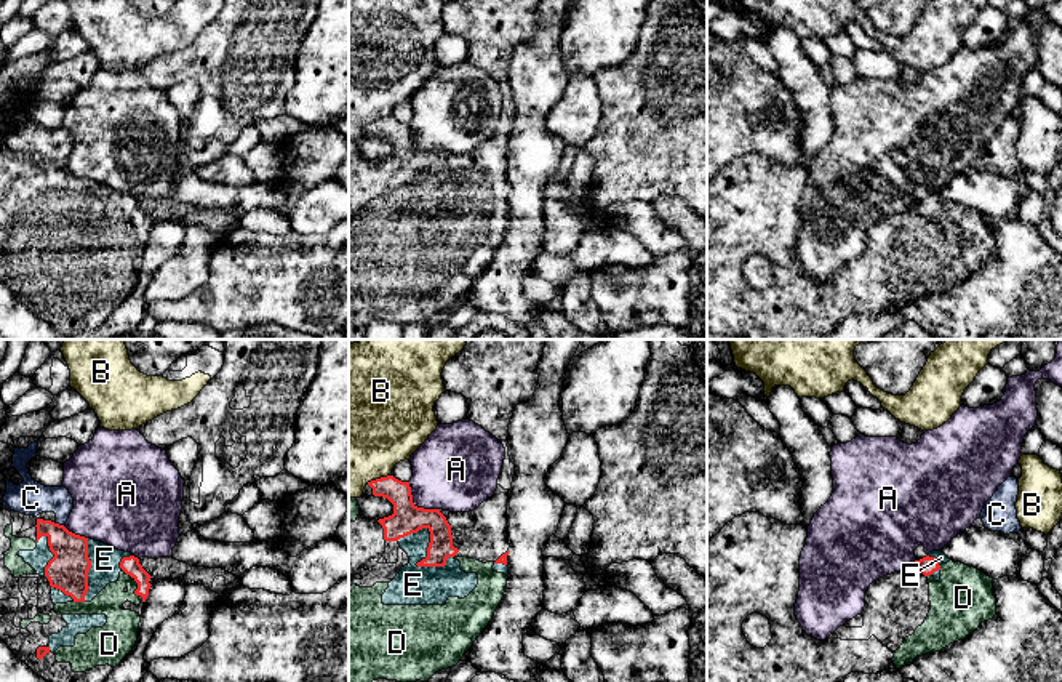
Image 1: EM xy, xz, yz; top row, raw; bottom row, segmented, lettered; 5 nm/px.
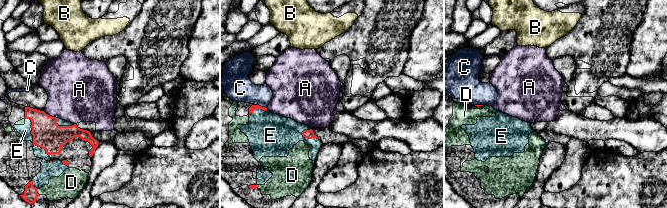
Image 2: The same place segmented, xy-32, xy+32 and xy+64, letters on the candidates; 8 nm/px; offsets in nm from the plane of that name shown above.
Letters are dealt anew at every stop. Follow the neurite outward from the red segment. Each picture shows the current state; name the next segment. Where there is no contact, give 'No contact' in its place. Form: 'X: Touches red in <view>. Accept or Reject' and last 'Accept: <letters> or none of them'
A: Touches red in xz. Reject
B: Touches red in xz. Reject
C: Touches red in xy. Reject
D: Touches red in xy. Accept
E: Touches red in xz. Accept
Accept: D, E

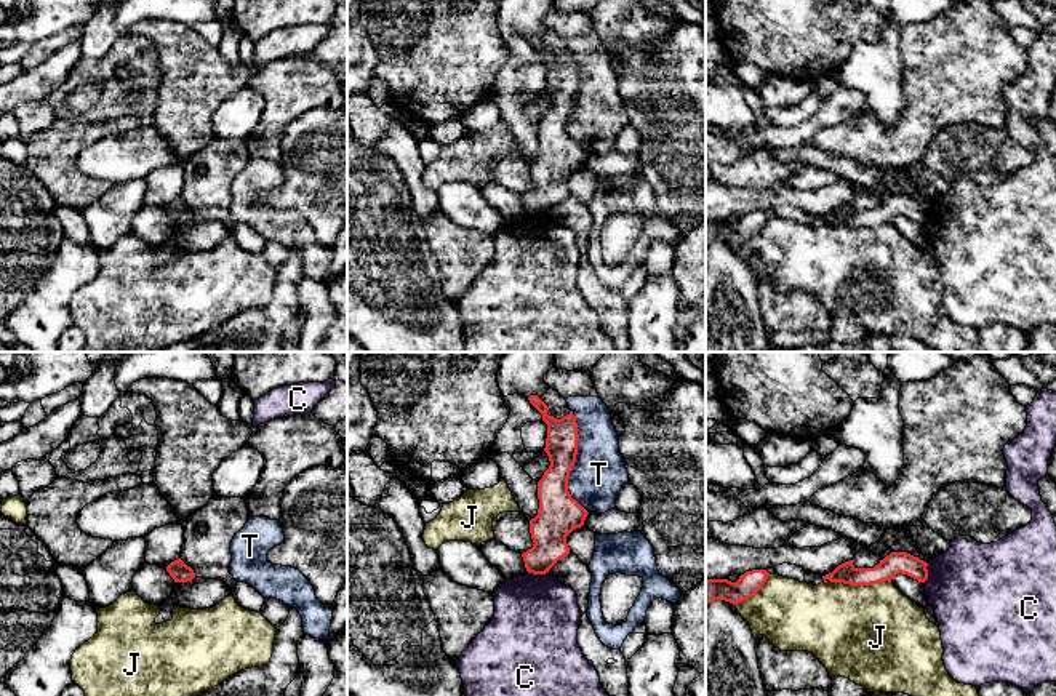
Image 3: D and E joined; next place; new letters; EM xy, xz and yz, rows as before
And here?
C: Touches red in xz. Reject
J: Touches red in yz. Reject
T: Touches red in xz. Reject
Accept: none of them

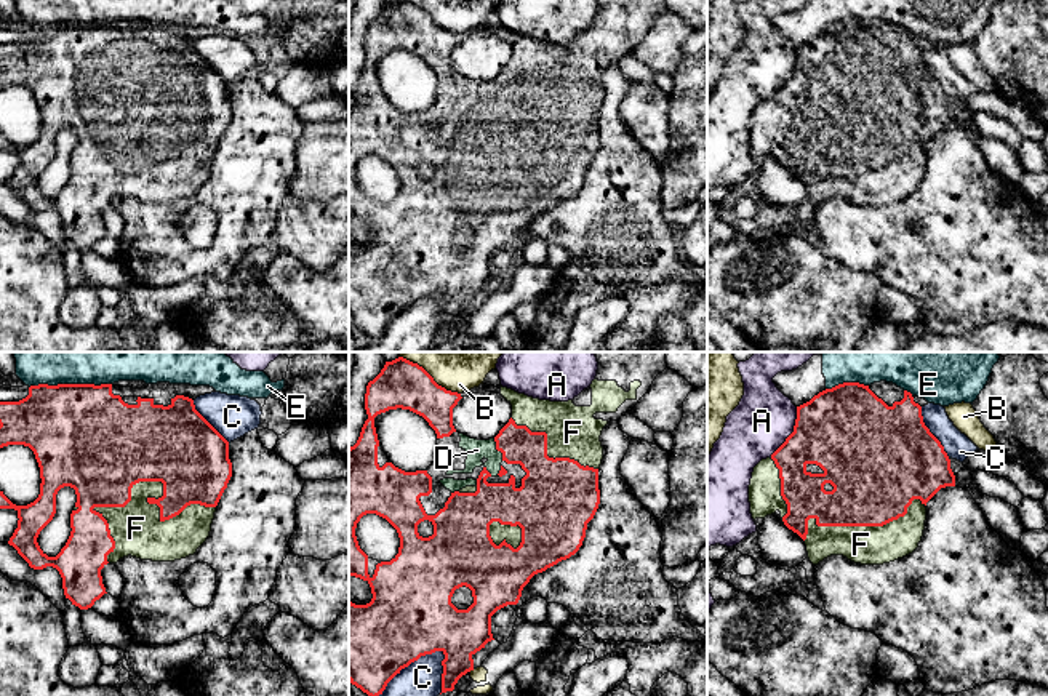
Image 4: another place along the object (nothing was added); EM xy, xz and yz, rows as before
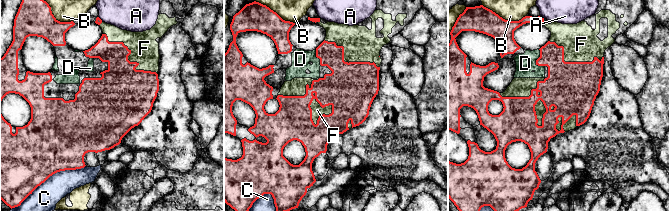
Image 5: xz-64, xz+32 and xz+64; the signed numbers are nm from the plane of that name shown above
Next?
A: Touches red in yz. Reject
B: Touches red in xz. Reject
C: Touches red in xz. Reject
D: Touches red in xz. Accept
E: Touches red in xy. Reject
F: Touches red in xy. Accept
Accept: D, F

